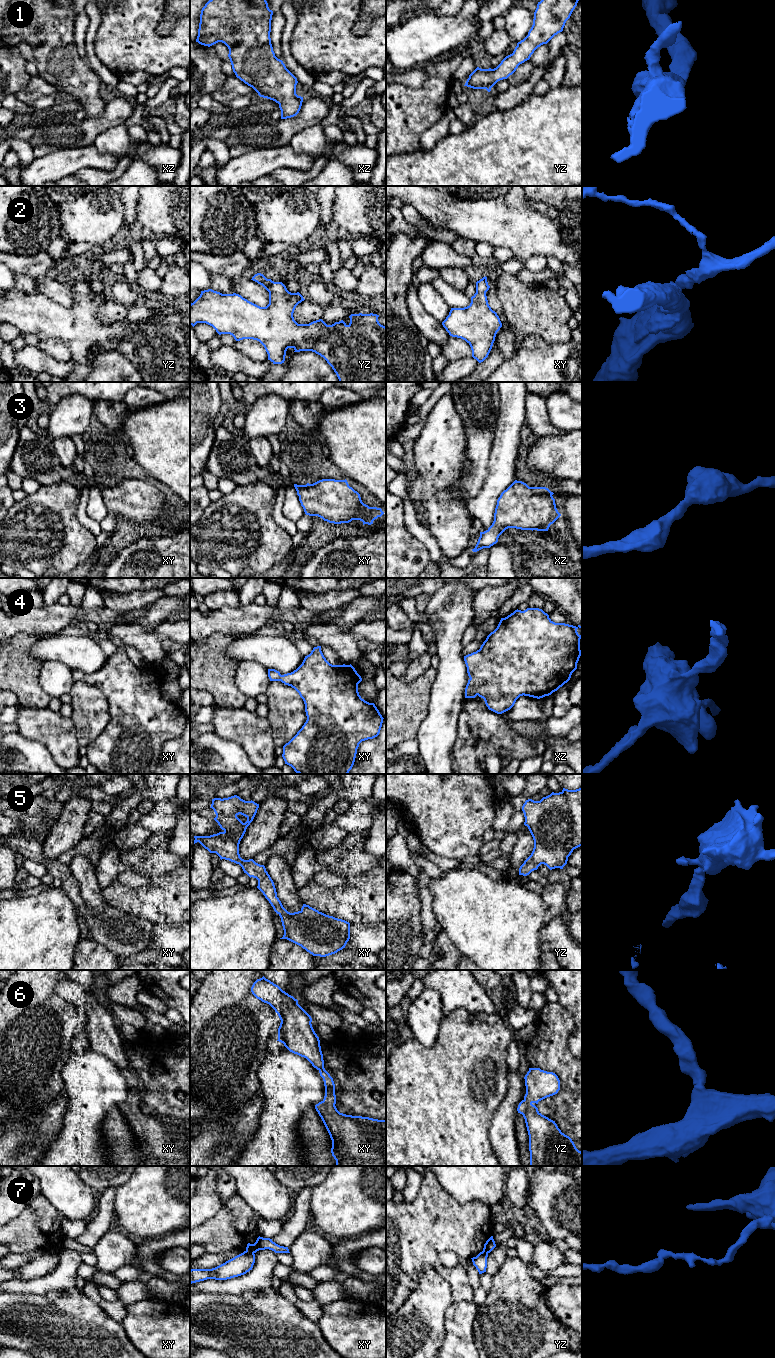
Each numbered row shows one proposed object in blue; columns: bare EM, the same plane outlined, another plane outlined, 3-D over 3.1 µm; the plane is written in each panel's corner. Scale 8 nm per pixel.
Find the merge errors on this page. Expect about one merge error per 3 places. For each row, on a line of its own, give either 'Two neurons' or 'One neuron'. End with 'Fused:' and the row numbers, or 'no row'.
1: One neuron
2: One neuron
3: One neuron
4: One neuron
5: One neuron
6: One neuron
7: Two neurons
Fused: 7

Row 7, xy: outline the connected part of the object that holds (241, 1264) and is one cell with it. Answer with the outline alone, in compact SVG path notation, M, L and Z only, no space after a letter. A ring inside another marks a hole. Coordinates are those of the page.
M244 1251L215 1268L191 1269L190 1284L207 1279L227 1280L238 1277L252 1270L254 1263L255 1254L249 1251Z

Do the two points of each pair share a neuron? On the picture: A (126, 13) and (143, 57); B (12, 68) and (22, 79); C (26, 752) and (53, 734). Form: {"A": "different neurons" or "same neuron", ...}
{"A": "same neuron", "B": "same neuron", "C": "different neurons"}

